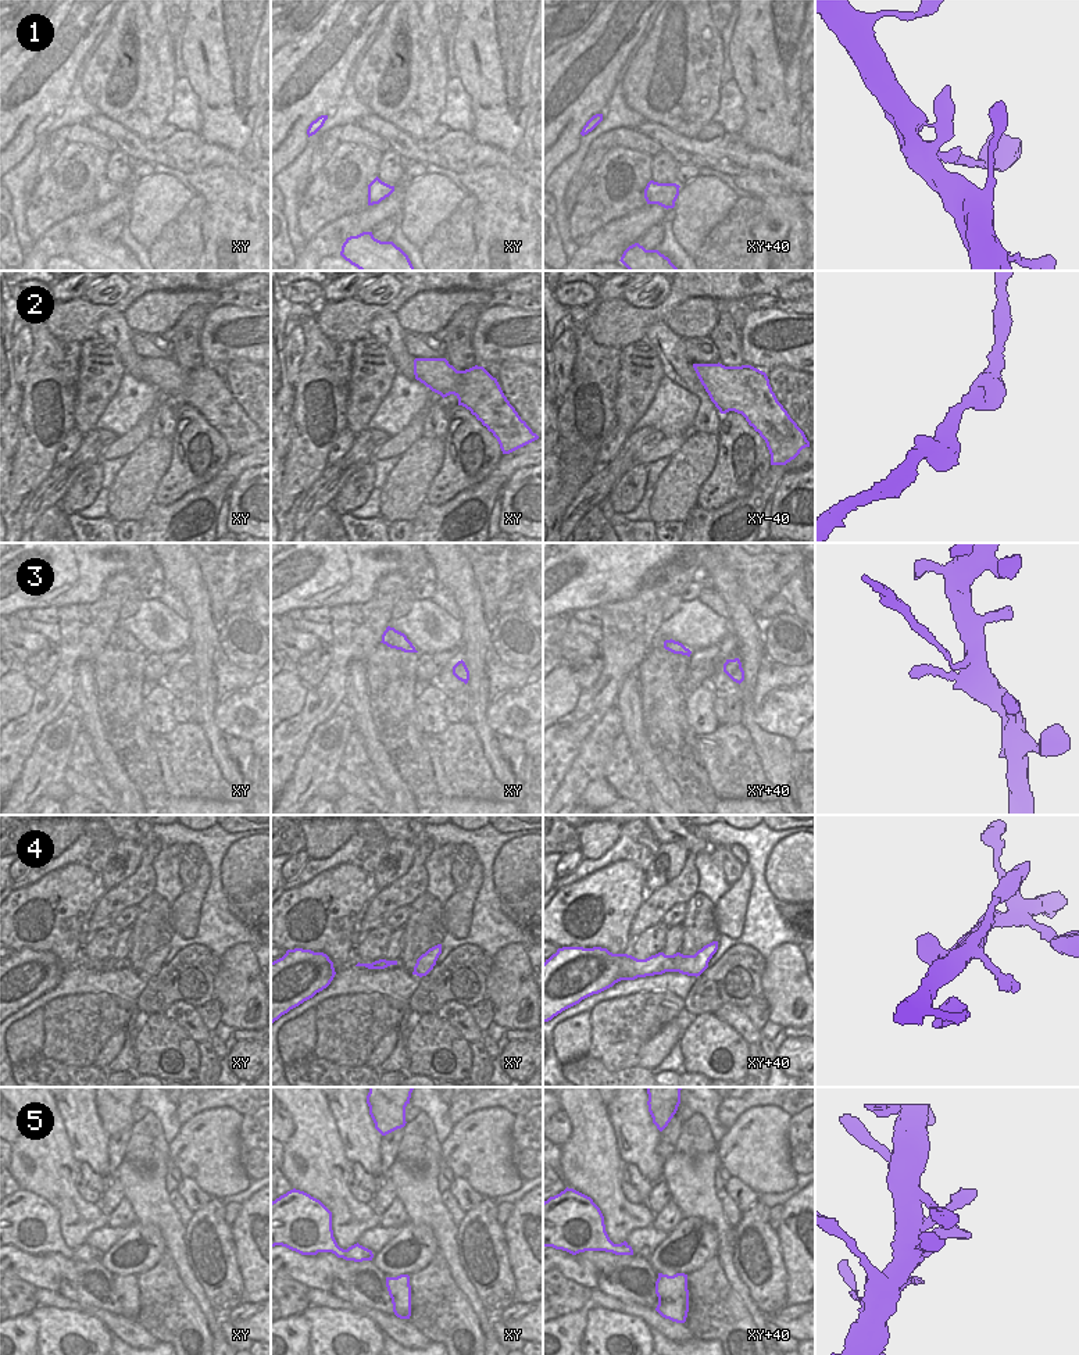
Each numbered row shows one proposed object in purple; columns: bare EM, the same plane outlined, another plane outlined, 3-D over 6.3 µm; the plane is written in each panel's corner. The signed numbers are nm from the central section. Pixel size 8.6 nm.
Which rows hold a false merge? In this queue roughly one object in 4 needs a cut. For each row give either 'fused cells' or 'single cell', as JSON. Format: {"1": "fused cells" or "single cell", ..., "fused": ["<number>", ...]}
{"1": "single cell", "2": "single cell", "3": "fused cells", "4": "single cell", "5": "single cell", "fused": ["3"]}

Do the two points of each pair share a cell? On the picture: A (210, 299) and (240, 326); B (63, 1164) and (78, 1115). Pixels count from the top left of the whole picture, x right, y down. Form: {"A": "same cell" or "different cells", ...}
{"A": "different cells", "B": "different cells"}

